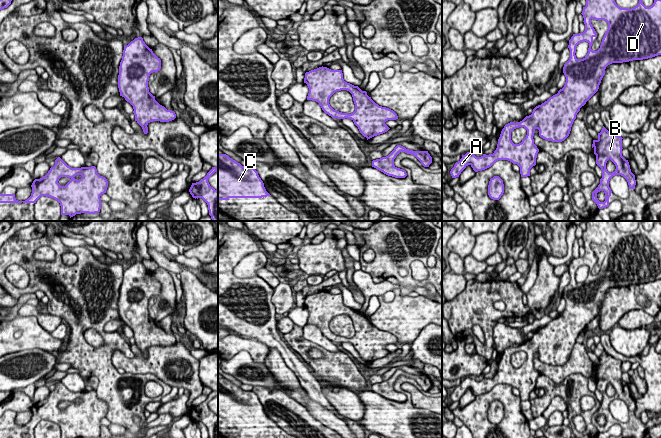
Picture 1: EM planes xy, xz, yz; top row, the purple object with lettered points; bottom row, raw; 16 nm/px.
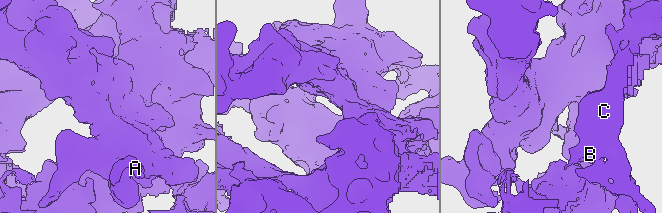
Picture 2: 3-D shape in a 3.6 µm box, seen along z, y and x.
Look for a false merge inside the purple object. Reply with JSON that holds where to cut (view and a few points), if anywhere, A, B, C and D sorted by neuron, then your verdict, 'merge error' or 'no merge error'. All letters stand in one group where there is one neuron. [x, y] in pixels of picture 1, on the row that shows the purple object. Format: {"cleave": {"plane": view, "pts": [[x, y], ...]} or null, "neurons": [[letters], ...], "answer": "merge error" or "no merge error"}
{"cleave": null, "neurons": [["A", "B", "C", "D"]], "answer": "no merge error"}

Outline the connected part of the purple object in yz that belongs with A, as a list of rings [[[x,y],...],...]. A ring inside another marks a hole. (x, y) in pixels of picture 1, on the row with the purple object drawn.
[[[586,0],[581,14],[585,31],[573,34],[569,40],[570,58],[563,67],[566,77],[564,87],[536,106],[532,114],[522,121],[506,124],[493,154],[476,157],[467,152],[462,155],[450,171],[452,178],[459,177],[468,165],[478,172],[491,167],[498,160],[517,164],[521,177],[530,176],[530,169],[536,165],[539,152],[533,139],[536,129],[545,140],[564,141],[580,108],[598,91],[608,65],[661,55],[661,0],[655,0],[650,7],[639,0],[631,9],[619,7],[615,0]],[[592,19],[608,23],[597,51],[591,49],[593,38],[597,37]],[[584,41],[589,43],[588,53],[583,59],[577,59],[576,47]],[[519,127],[524,127],[527,135],[521,143],[514,144],[511,132]]]

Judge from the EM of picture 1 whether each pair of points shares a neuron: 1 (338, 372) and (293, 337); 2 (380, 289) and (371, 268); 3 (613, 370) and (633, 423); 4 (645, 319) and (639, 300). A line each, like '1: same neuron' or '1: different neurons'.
1: same neuron
2: different neurons
3: same neuron
4: different neurons

